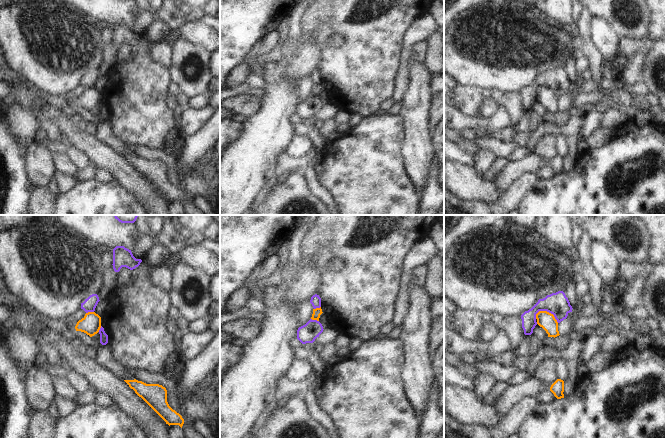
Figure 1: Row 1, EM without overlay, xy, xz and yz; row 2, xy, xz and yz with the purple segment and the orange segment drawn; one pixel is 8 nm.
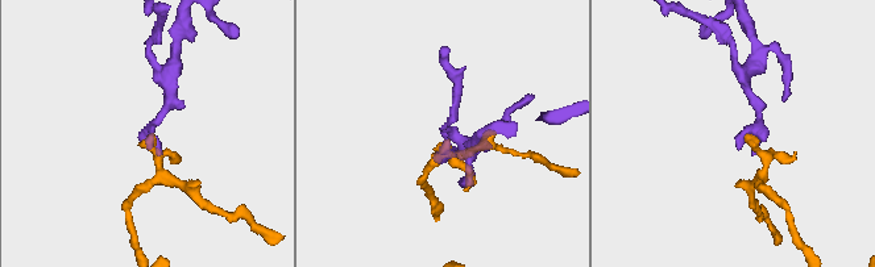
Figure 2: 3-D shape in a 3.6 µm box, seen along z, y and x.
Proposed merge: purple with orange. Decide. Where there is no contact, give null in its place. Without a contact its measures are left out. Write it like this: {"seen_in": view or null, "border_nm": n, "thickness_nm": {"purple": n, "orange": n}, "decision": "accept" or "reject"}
{"seen_in": "yz", "border_nm": 200, "thickness_nm": {"purple": 180, "orange": 140}, "decision": "reject"}

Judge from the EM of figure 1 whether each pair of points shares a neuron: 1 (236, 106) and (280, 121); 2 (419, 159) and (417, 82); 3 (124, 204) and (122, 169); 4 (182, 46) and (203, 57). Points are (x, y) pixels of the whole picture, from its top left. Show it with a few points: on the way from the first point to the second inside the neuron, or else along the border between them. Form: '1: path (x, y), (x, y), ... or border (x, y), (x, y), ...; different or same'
1: border (259, 98), (259, 109), (246, 119); different
2: path (417, 140), (417, 101); same
3: border (113, 179), (128, 190), (140, 203); different
4: path (187, 51), (198, 54); same

